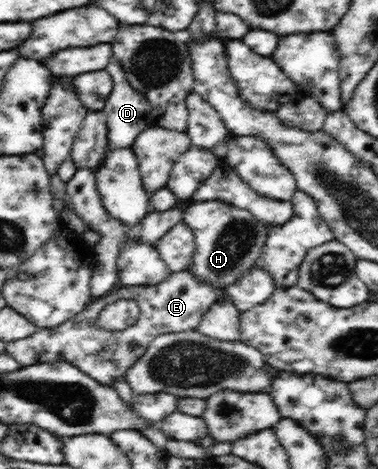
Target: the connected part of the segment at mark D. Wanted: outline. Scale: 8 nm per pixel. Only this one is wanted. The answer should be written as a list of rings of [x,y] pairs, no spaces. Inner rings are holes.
[[[111,61],[109,66],[105,69],[110,75],[113,88],[106,98],[106,104],[103,107],[104,114],[107,116],[108,125],[108,150],[106,155],[112,150],[118,150],[118,148],[131,148],[131,143],[134,142],[134,138],[146,130],[148,125],[154,123],[152,114],[152,105],[150,101],[146,100],[146,97],[132,88],[132,85],[128,82],[127,74],[119,62]]]

